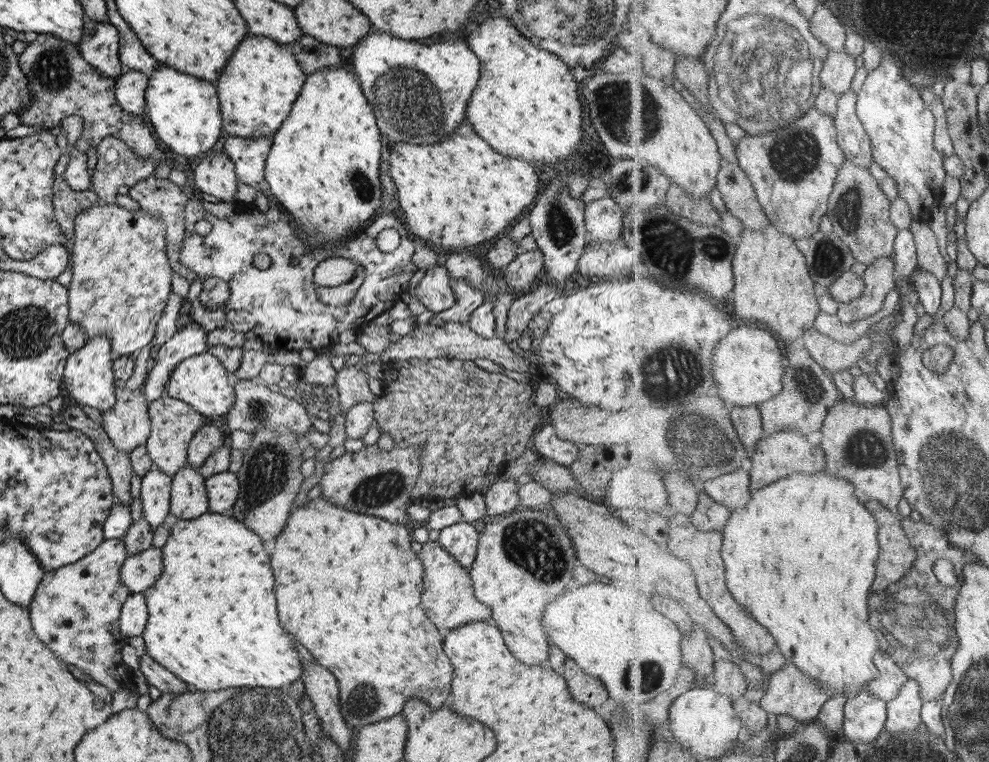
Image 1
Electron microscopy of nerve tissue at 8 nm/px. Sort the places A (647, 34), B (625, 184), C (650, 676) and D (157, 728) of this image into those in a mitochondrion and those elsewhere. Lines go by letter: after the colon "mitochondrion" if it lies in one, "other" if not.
A: other
B: mitochondrion
C: mitochondrion
D: other

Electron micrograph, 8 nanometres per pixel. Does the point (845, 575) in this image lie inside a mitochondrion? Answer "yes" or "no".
no

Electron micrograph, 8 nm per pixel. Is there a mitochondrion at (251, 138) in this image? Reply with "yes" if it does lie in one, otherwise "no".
no

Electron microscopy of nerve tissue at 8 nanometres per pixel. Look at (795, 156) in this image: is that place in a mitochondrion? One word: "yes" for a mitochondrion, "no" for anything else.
yes

